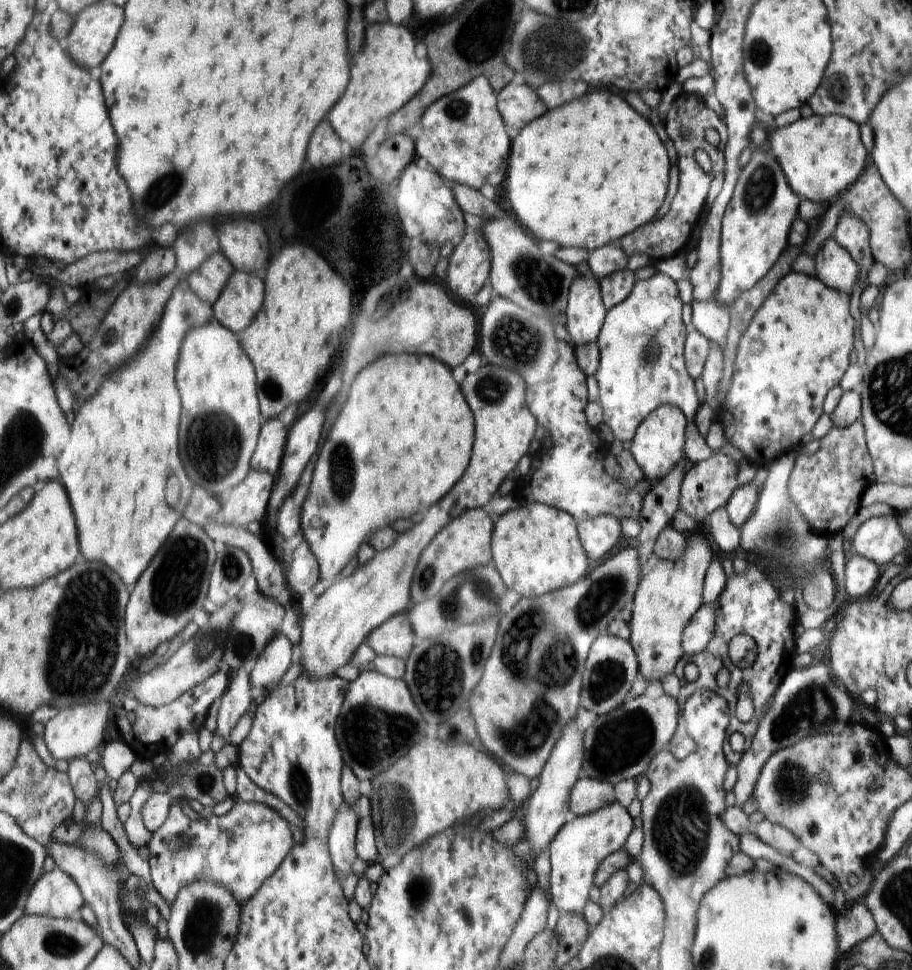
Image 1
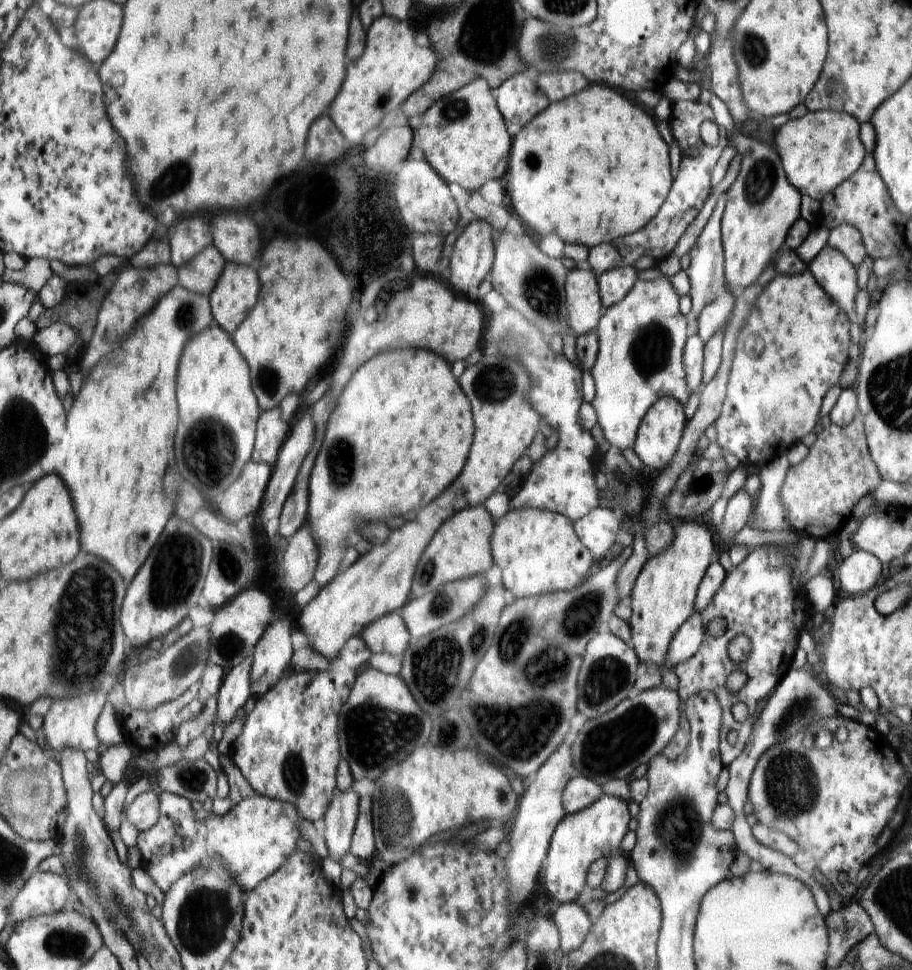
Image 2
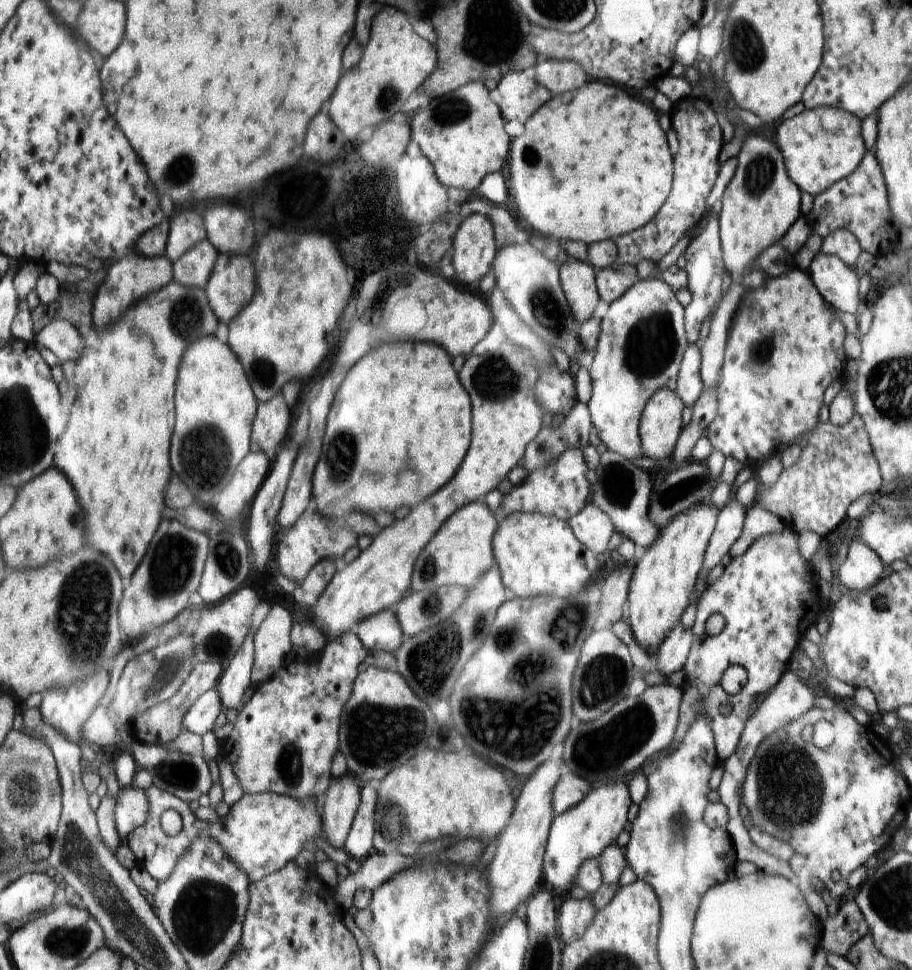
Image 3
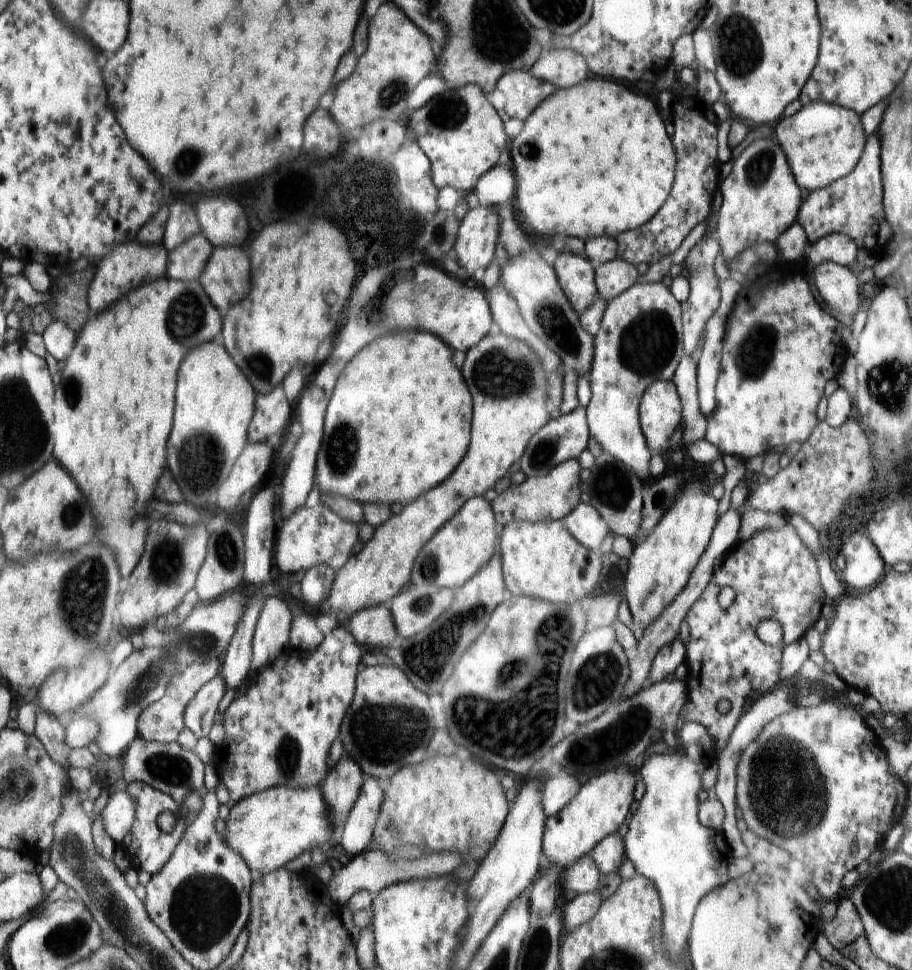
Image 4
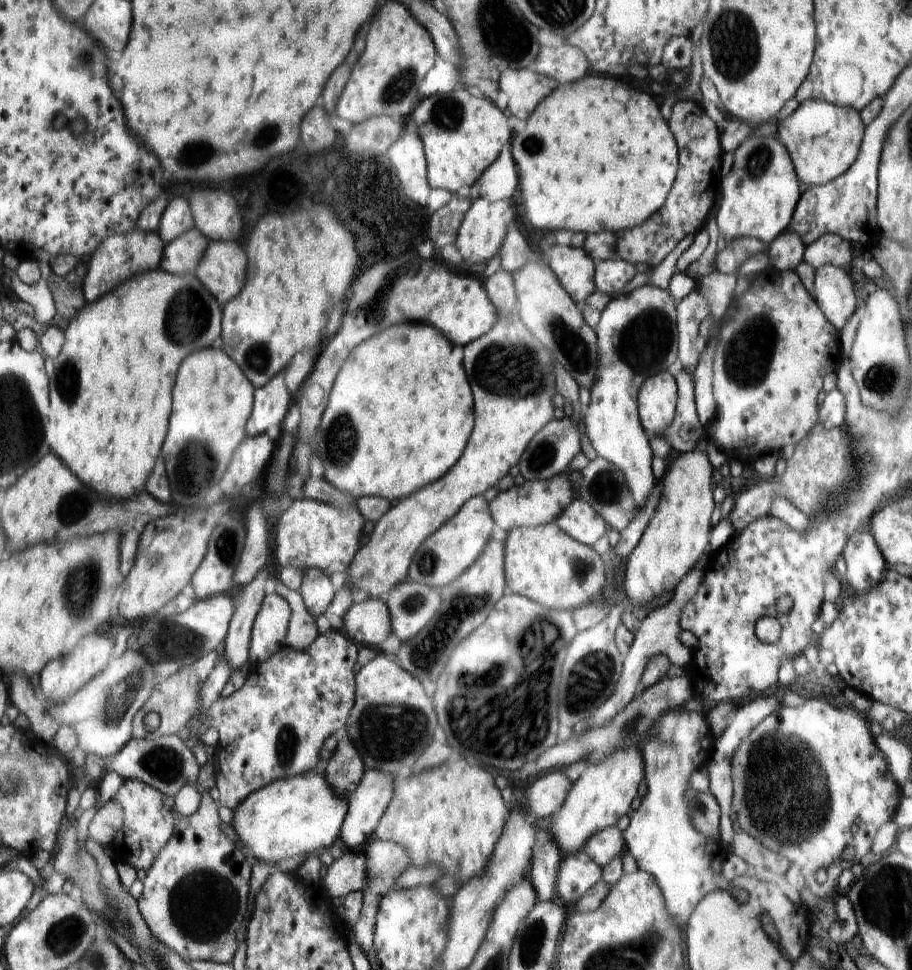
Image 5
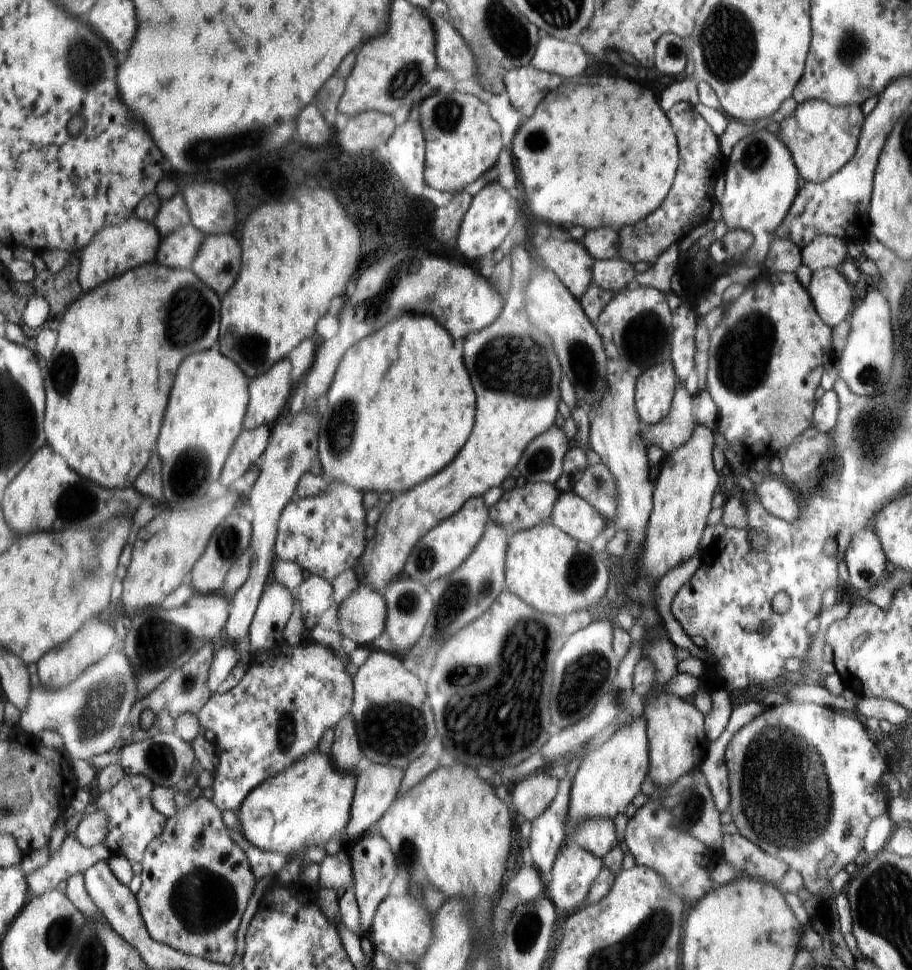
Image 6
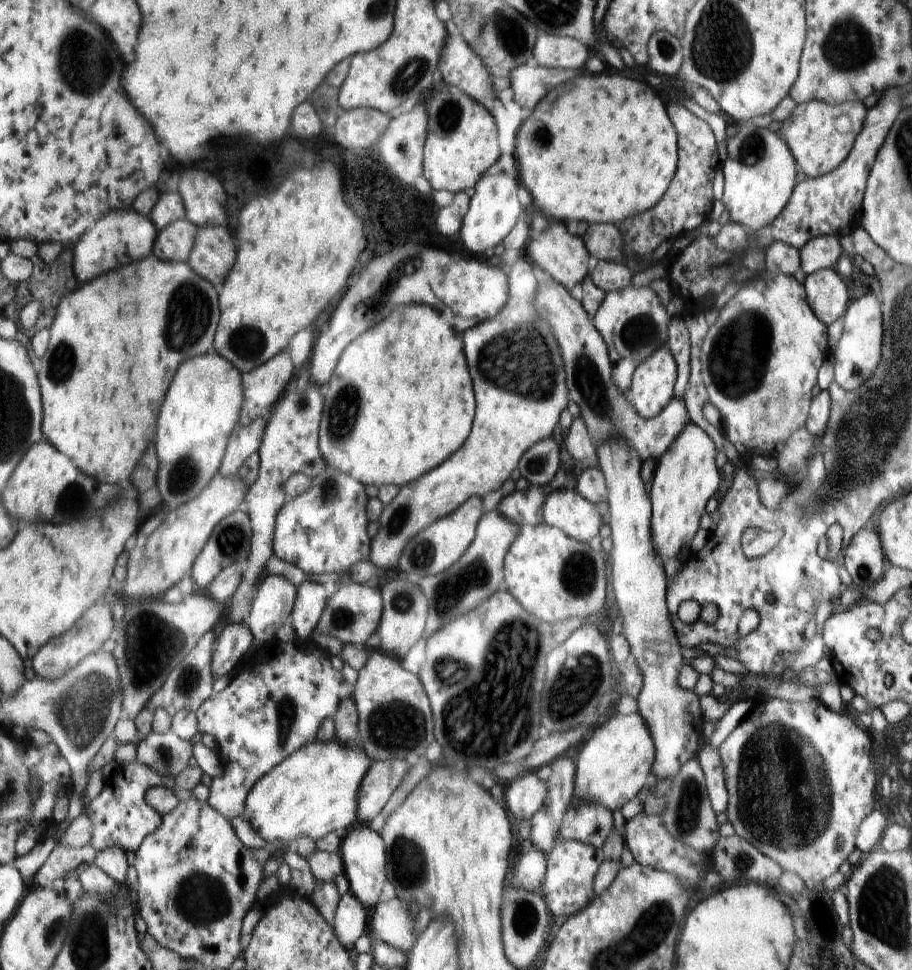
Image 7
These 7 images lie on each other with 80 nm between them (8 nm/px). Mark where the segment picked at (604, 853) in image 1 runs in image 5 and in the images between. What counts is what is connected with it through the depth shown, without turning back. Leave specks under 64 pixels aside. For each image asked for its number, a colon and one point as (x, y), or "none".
2: (597, 831)
3: (584, 832)
4: (603, 802)
5: (599, 797)

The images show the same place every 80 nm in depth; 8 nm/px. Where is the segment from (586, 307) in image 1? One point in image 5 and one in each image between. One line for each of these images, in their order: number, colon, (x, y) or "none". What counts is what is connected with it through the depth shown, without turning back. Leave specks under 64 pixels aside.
2: (584, 304)
3: (577, 278)
4: (576, 276)
5: (571, 265)

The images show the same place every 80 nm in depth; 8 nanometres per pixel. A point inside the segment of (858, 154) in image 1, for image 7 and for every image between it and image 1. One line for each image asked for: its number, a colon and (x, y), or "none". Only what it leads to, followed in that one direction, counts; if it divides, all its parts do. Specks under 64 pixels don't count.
2: (819, 150)
3: (821, 145)
4: (823, 142)
5: (823, 140)
6: (821, 138)
7: (818, 146)

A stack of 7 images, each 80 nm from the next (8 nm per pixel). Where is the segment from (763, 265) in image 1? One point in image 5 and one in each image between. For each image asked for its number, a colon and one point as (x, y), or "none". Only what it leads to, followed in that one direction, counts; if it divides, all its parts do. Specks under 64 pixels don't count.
2: (761, 206)
3: (760, 204)
4: (760, 199)
5: (758, 196)

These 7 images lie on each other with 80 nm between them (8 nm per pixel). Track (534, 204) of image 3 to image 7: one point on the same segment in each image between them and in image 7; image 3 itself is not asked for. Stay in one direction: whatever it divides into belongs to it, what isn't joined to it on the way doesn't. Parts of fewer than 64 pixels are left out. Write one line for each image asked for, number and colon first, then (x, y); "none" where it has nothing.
4: (594, 160)
5: (612, 162)
6: (577, 156)
7: (599, 149)

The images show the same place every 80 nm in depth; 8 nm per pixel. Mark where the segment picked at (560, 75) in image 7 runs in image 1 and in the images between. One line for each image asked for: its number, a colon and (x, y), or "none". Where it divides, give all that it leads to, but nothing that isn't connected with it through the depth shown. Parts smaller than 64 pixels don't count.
1: (519, 104)
2: (520, 99)
3: (520, 97)
4: (523, 92)
5: (525, 88)
6: (526, 86)

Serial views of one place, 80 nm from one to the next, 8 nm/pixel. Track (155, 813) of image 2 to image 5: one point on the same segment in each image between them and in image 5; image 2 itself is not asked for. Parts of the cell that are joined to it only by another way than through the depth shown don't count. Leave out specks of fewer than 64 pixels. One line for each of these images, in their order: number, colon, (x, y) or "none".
3: (131, 810)
4: (119, 814)
5: (109, 819)

